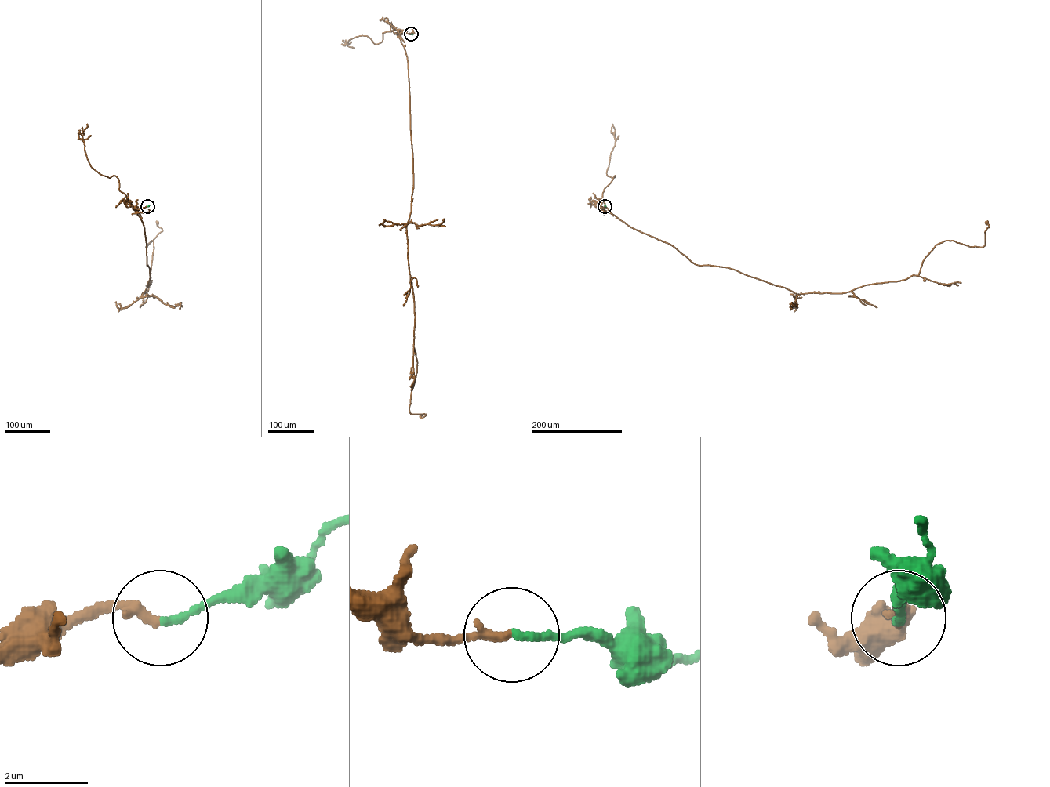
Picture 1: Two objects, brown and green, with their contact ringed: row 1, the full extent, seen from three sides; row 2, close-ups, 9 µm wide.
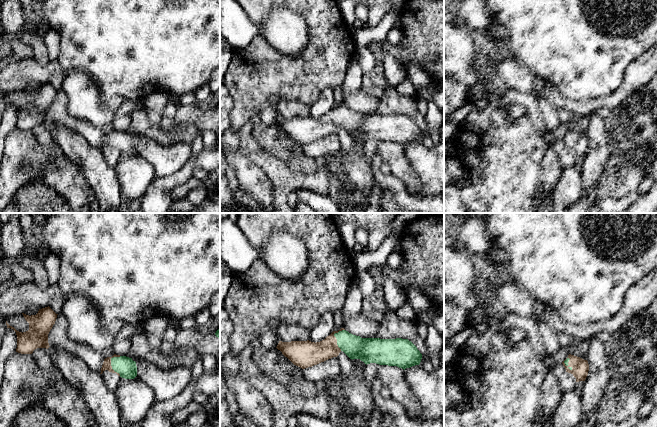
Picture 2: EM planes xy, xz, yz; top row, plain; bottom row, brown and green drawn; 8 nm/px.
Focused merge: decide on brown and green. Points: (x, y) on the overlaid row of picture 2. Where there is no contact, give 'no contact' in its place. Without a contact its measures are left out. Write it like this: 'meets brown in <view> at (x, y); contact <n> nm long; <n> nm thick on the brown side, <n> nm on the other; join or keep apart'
meets brown in xy at (111, 366); contact 170 nm long; 70 nm thick on the brown side, 160 nm on the other; join

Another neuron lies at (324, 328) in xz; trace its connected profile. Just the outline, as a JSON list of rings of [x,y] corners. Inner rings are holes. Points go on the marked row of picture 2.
[[[326,312],[320,319],[319,323],[309,330],[308,340],[311,342],[320,342],[329,336],[334,329],[334,314]]]

